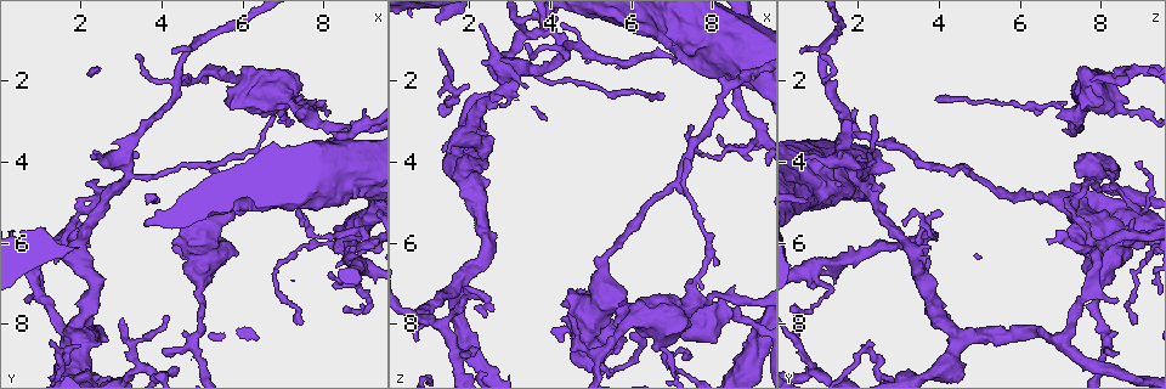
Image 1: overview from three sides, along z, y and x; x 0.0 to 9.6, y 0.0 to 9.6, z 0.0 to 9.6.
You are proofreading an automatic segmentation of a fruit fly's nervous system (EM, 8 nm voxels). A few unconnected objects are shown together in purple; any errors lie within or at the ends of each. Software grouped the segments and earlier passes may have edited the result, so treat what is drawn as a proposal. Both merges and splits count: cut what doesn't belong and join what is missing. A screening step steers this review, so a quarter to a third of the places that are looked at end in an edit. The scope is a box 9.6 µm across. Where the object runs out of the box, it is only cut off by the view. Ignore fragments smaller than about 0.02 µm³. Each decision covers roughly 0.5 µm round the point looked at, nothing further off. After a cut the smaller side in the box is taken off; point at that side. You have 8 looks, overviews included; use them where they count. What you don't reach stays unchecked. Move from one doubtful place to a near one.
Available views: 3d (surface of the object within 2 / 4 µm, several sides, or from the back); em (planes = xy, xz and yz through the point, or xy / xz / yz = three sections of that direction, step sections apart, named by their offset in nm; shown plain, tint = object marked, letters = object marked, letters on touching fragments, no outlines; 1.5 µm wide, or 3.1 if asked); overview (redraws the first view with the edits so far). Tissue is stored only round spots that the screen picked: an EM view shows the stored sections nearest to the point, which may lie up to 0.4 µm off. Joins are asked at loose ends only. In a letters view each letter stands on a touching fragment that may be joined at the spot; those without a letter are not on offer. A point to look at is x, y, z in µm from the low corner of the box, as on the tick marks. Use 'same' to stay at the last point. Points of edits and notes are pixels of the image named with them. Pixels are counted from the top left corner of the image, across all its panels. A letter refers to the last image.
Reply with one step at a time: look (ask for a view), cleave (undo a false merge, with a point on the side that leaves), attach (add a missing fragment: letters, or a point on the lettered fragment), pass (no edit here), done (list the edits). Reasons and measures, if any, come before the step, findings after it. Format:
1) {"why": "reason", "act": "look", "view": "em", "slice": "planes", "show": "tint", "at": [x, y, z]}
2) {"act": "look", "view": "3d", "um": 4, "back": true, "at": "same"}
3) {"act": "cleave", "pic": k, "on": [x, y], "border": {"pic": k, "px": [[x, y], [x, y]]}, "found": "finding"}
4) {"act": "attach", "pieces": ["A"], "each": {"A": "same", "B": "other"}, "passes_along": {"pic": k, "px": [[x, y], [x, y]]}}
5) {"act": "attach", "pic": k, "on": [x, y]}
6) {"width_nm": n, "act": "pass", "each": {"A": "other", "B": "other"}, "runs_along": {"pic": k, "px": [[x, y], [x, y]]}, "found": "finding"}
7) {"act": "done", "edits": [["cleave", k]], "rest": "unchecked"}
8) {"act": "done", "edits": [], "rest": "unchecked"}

{"why": "thick turns thin", "act": "look", "view": "em", "um": 3.1, "slice": "xy", "step": 8, "show": "tint", "at": [6.00, 2.00, 7.95]}

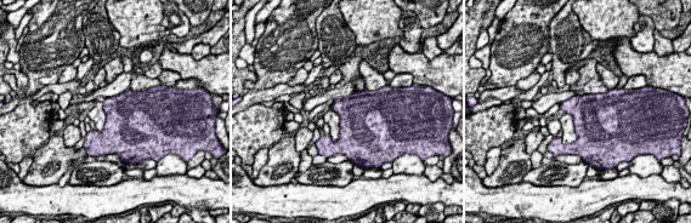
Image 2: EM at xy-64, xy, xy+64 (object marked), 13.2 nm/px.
{"act": "look", "view": "em", "um": 3.1, "slice": "yz", "step": 16, "show": "letters", "at": "same"}

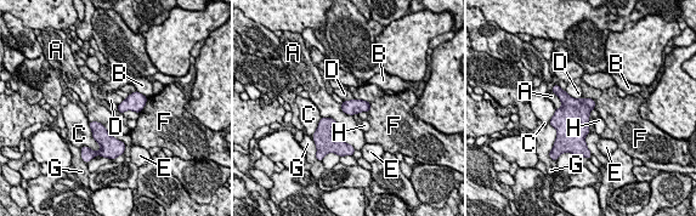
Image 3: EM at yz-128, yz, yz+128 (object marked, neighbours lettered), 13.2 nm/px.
{"width_nm": 190, "act": "pass", "each": {"A": "other", "B": "other", "C": "other", "D": "other", "E": "other", "F": "other", "G": "other", "H": "other"}, "border": {"pic": 3, "px": [[354, 97], [366, 100], [369, 111]]}, "found": "all the same neuron"}

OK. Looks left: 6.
{"why": "branch stops here", "act": "look", "view": "3d", "um": 4, "back": true, "at": [5.10, 3.95, 8.85]}

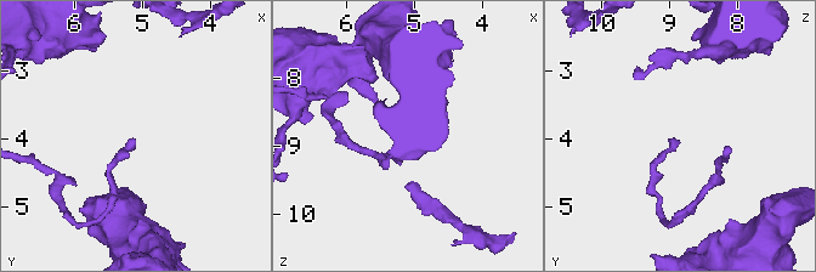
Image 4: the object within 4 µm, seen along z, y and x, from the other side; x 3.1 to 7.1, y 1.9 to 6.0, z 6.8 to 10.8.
{"why": "now the EM", "act": "look", "view": "em", "slice": "planes", "show": "tint", "at": [5.10, 4.00, 8.90]}

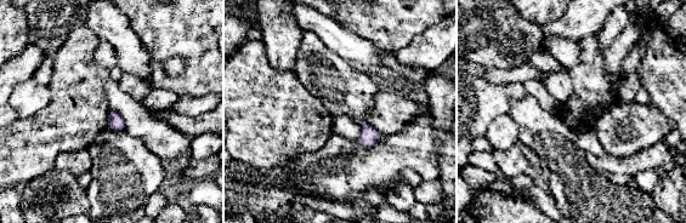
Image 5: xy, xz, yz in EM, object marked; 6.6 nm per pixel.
{"act": "look", "view": "em", "slice": "planes", "show": "letters", "at": "same"}

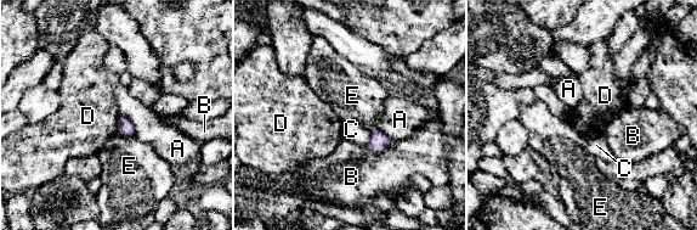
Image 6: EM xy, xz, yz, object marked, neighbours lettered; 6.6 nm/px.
{"act": "pass", "each": {"A": "other", "B": "other", "C": "other", "D": "other", "E": "other"}, "border": {"pic": 6, "px": [[119, 114], [117, 132]]}, "found": "no lettered fragment goes on from it"}

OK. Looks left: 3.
{"why": "free end", "act": "look", "view": "em", "slice": "yz", "step": 8, "show": "letters", "at": [4.25, 8.75, 8.45]}

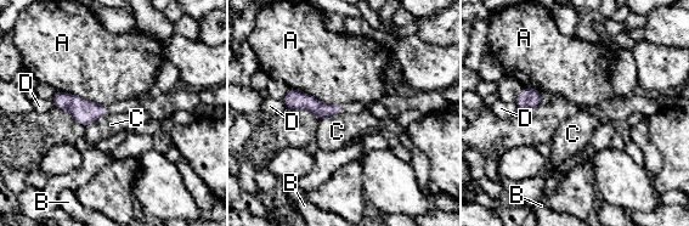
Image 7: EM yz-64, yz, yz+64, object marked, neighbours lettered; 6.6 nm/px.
{"width_nm": 100, "act": "pass", "each": {"A": "other", "B": "other", "C": "other", "D": "other"}, "found": "no lettered fragment goes on from it"}

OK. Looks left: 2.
{"act": "done", "edits": [], "rest": "unchecked"}

